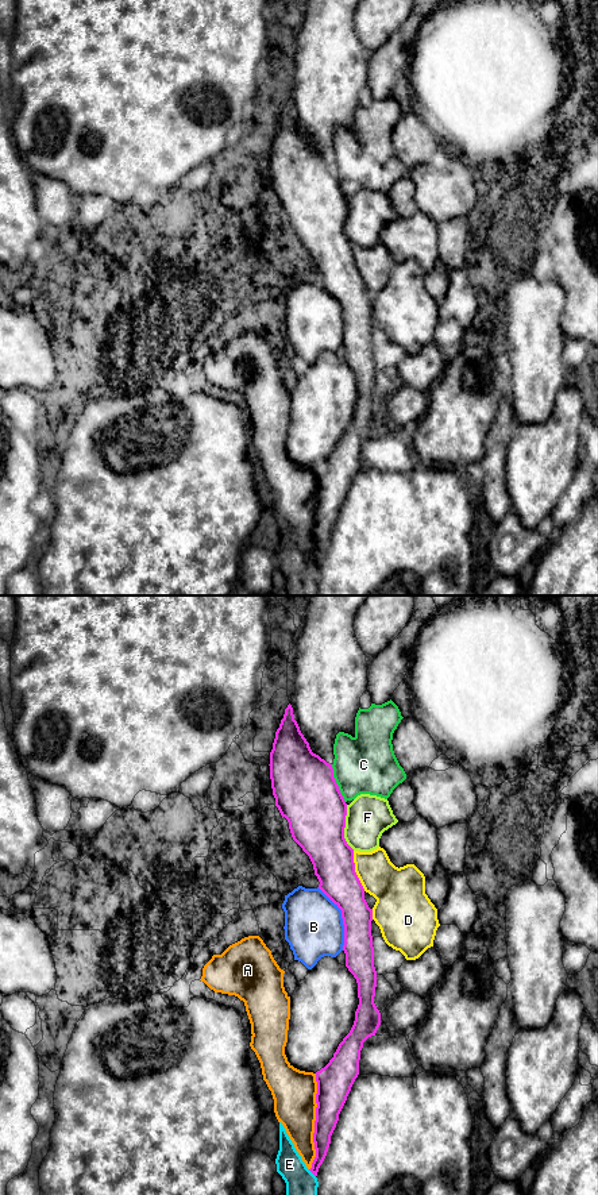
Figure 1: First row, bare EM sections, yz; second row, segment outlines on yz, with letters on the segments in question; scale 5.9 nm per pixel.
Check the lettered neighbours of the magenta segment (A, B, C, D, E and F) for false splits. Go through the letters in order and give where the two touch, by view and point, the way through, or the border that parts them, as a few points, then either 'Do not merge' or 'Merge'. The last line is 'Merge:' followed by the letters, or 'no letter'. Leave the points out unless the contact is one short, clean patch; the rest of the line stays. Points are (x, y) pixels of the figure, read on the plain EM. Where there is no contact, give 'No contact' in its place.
A: Touches magenta at yz (315, 517). Do not merge
B: Touches magenta at yz (342, 312). Do not merge
C: Touches magenta at yz (336, 178). Do not merge
D: Touches magenta at yz (354, 266). Do not merge
E: Touches magenta at yz (312, 567). Do not merge
F: Touches magenta at yz (344, 222). Boundary: yz (346, 200), (344, 235), (354, 245). Do not merge
Merge: no letter

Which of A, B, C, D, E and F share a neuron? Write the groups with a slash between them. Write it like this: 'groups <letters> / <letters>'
groups A E / B / C / D / F

